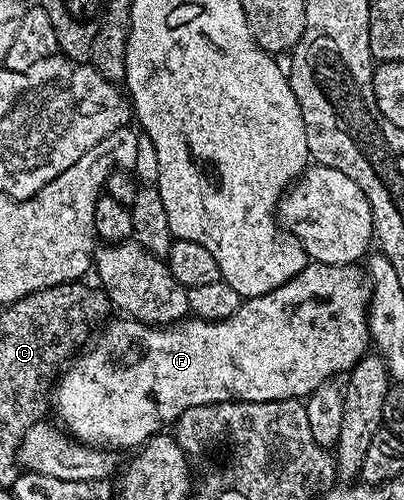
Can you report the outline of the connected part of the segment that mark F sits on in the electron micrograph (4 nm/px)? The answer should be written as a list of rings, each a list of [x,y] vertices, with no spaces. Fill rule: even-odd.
[[[310,262],[298,275],[291,277],[291,281],[279,285],[279,289],[275,289],[266,295],[259,295],[255,299],[245,299],[241,307],[230,319],[221,319],[218,323],[208,323],[205,319],[186,317],[181,322],[172,325],[150,325],[148,323],[140,323],[138,319],[132,317],[110,318],[107,323],[109,328],[106,329],[105,335],[98,337],[97,344],[86,355],[78,354],[68,364],[70,367],[67,368],[68,366],[66,366],[56,380],[55,390],[52,392],[51,399],[54,404],[57,402],[57,415],[62,419],[60,422],[66,428],[71,427],[69,429],[74,431],[76,438],[82,443],[104,445],[109,449],[118,449],[117,447],[134,447],[133,449],[137,449],[146,441],[152,439],[162,429],[168,428],[165,427],[168,423],[170,426],[183,412],[195,405],[223,403],[226,400],[258,403],[259,401],[279,401],[280,399],[308,397],[317,386],[321,386],[323,383],[337,377],[333,375],[339,374],[340,371],[342,373],[352,371],[355,364],[370,350],[369,297],[371,287],[367,282],[366,272],[362,268],[360,271],[359,268],[360,266],[348,263],[327,265],[326,263]]]

